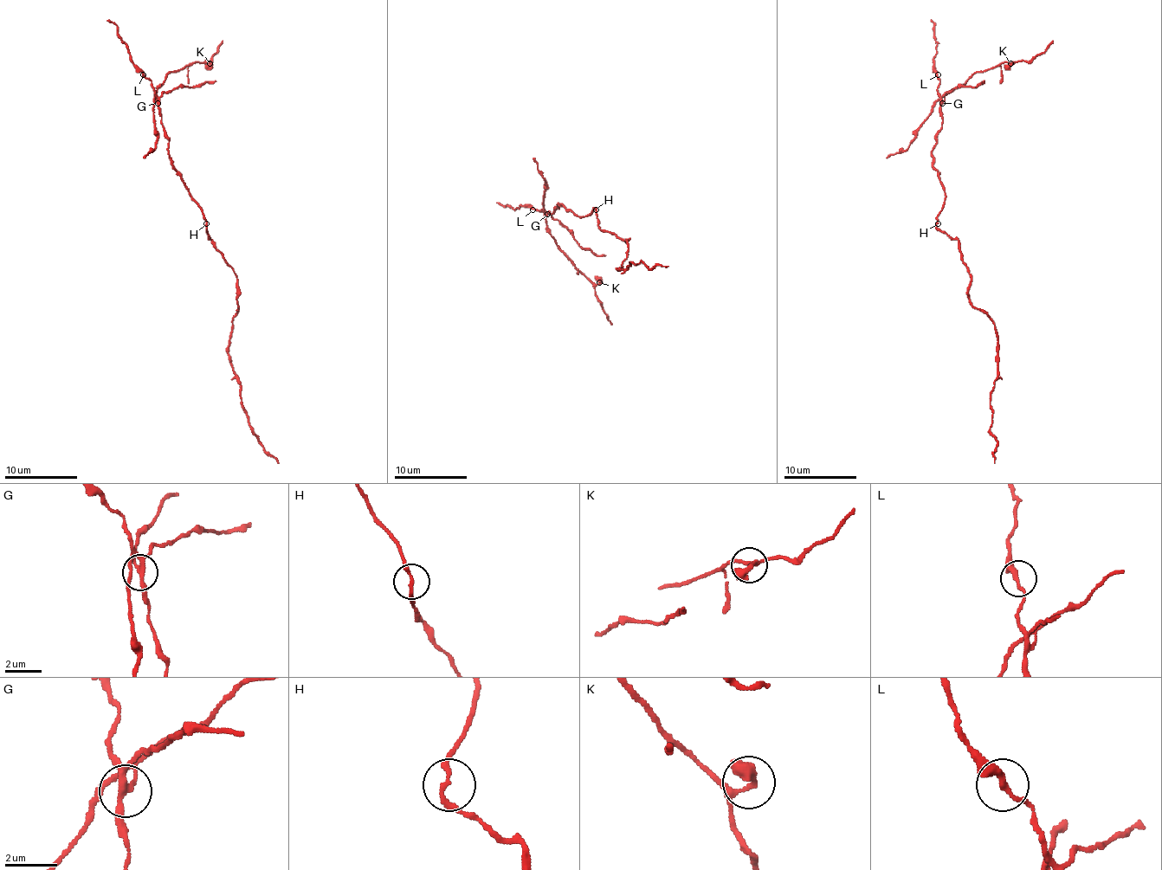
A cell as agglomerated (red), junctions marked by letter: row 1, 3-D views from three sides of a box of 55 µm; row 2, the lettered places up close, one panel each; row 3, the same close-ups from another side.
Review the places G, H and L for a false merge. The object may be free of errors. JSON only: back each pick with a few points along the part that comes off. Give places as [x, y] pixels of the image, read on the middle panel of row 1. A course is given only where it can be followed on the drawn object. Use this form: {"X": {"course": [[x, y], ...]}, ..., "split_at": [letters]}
{"G": {"course": [[547, 213], [545, 220], [549, 233], [594, 286], [599, 304], [612, 324]]}, "split_at": ["G"]}

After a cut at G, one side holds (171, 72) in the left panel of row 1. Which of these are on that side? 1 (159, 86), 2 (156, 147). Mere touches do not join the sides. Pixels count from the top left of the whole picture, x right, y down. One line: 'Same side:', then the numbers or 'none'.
Same side: 1, 2

